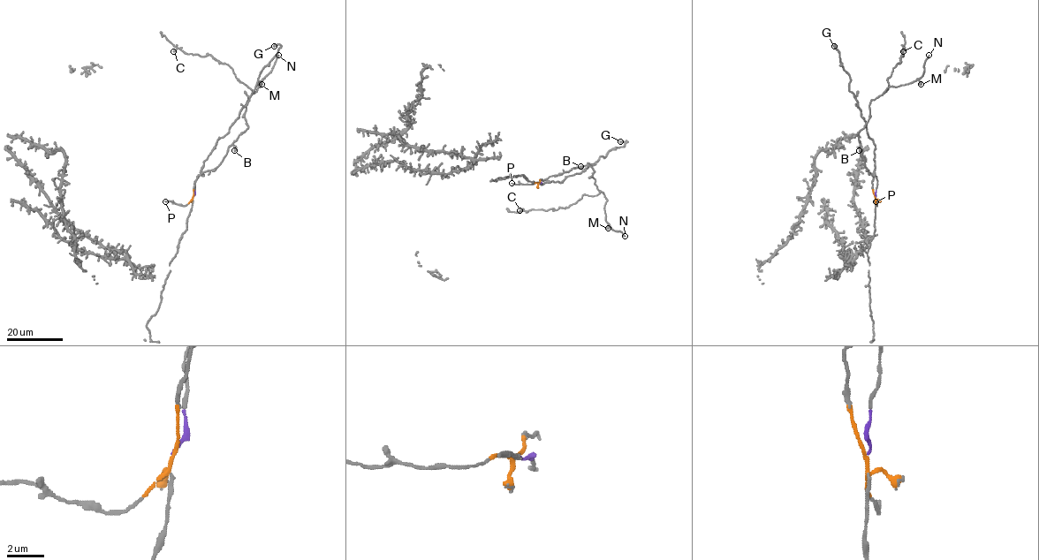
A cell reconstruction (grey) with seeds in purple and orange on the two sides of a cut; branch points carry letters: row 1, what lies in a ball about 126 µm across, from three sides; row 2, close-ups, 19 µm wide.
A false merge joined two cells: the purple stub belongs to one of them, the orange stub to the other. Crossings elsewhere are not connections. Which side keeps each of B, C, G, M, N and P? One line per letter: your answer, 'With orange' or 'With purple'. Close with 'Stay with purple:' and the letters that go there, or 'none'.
B: With orange
C: With orange
G: With purple
M: With orange
N: With orange
P: With orange
Stay with purple: G

